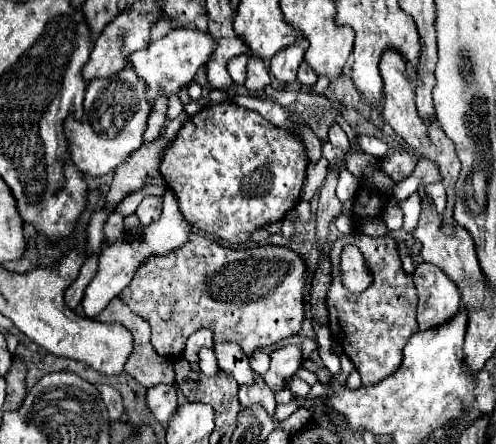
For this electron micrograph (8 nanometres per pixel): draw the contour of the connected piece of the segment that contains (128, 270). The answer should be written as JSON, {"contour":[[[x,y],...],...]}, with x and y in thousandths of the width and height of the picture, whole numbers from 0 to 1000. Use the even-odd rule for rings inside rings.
{"contour":[[[335,426],[327,448],[331,448],[331,471],[327,471],[323,493],[310,498],[306,507],[290,511],[286,529],[278,529],[270,538],[258,534],[258,538],[242,538],[242,543],[230,543],[230,547],[214,547],[206,556],[202,583],[198,583],[198,615],[190,619],[181,642],[173,646],[169,678],[165,678],[173,714],[194,718],[214,696],[214,687],[258,642],[258,633],[266,633],[278,597],[286,597],[286,588],[294,588],[294,579],[319,574],[319,570],[339,570],[339,565],[363,556],[375,543],[375,534],[383,525],[383,507],[375,502],[375,493],[359,475],[355,439],[343,426]]]}

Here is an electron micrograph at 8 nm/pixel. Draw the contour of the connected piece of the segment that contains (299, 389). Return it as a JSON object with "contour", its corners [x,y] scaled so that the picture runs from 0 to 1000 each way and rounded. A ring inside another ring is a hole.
{"contour":[[[589,849],[579,856],[579,874],[585,876],[591,887],[597,883],[601,892],[609,894],[619,890],[627,878],[623,865],[599,849]]]}

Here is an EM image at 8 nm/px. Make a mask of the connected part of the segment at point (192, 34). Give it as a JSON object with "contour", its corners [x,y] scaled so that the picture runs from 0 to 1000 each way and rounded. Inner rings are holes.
{"contour":[[[367,61],[367,65],[351,65],[343,70],[335,83],[327,83],[315,97],[302,97],[294,110],[282,110],[274,119],[266,119],[258,128],[254,151],[270,155],[270,164],[278,164],[278,173],[294,187],[294,223],[302,227],[302,250],[310,250],[315,223],[327,205],[331,218],[343,214],[359,214],[367,196],[383,191],[399,151],[407,151],[415,142],[415,133],[427,124],[431,115],[431,92],[419,74],[407,74],[399,65],[387,61]]]}

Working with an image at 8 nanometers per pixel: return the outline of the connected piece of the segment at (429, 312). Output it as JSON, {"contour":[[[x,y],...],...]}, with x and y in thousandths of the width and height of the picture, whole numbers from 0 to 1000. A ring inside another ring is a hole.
{"contour":[[[847,592],[835,615],[835,642],[843,651],[843,732],[847,745],[875,741],[903,727],[927,700],[927,660],[883,601]]]}

